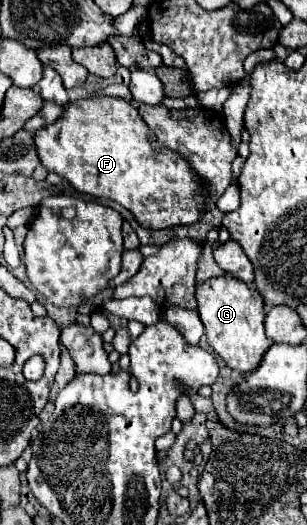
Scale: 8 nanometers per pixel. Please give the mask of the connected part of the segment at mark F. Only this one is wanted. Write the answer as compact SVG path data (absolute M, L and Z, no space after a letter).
M93 96L63 106L63 116L53 124L47 124L35 132L35 148L41 160L41 166L47 172L55 172L69 184L85 194L97 198L109 198L131 210L131 214L145 228L169 228L179 224L193 224L203 216L205 188L191 172L189 164L171 152L169 148L157 148L149 126L139 116L137 108L121 98Z

